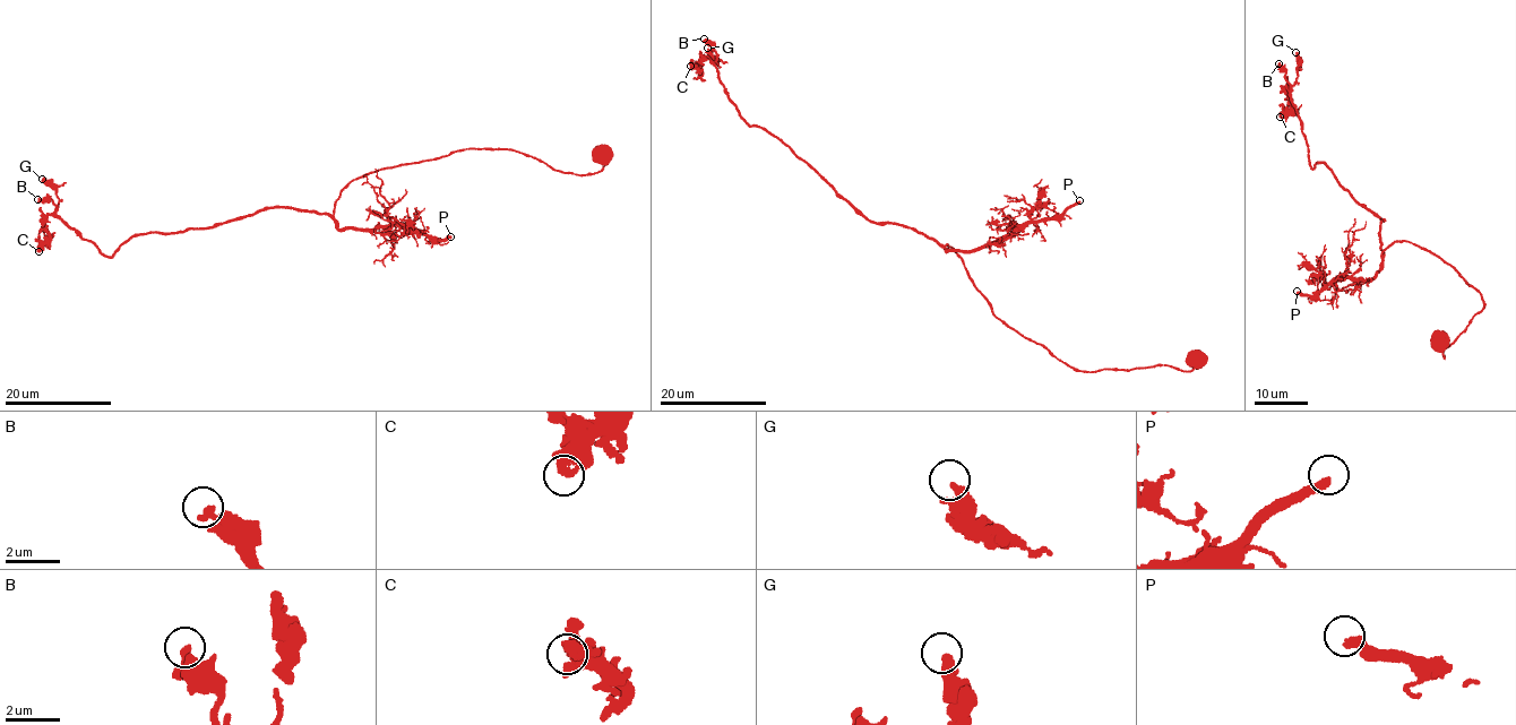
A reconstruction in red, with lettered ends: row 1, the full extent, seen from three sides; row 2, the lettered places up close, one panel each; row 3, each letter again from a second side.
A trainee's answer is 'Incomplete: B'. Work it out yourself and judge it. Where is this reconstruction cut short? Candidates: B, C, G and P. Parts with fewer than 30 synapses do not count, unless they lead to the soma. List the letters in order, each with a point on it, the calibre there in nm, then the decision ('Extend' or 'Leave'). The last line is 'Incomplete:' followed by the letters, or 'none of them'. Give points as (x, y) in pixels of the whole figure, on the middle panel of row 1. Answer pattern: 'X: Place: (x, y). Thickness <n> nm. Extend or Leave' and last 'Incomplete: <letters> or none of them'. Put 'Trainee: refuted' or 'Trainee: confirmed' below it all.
B: Place: (704, 39). Thickness 320 nm. Leave
C: Place: (690, 66). Thickness 360 nm. Leave
G: Place: (707, 48). Thickness 320 nm. Leave
P: Place: (1079, 200). Thickness 320 nm. Extend
Incomplete: P
Trainee: refuted

